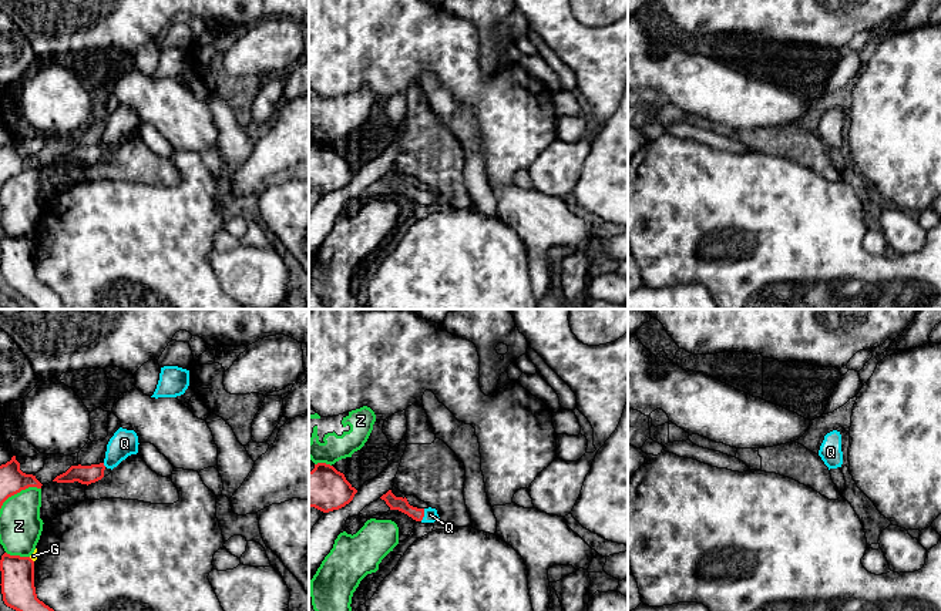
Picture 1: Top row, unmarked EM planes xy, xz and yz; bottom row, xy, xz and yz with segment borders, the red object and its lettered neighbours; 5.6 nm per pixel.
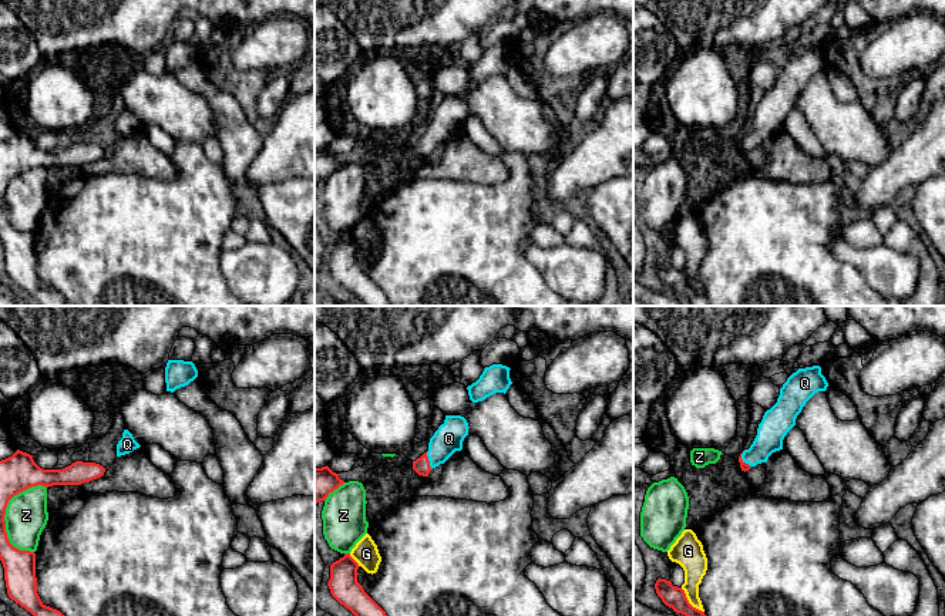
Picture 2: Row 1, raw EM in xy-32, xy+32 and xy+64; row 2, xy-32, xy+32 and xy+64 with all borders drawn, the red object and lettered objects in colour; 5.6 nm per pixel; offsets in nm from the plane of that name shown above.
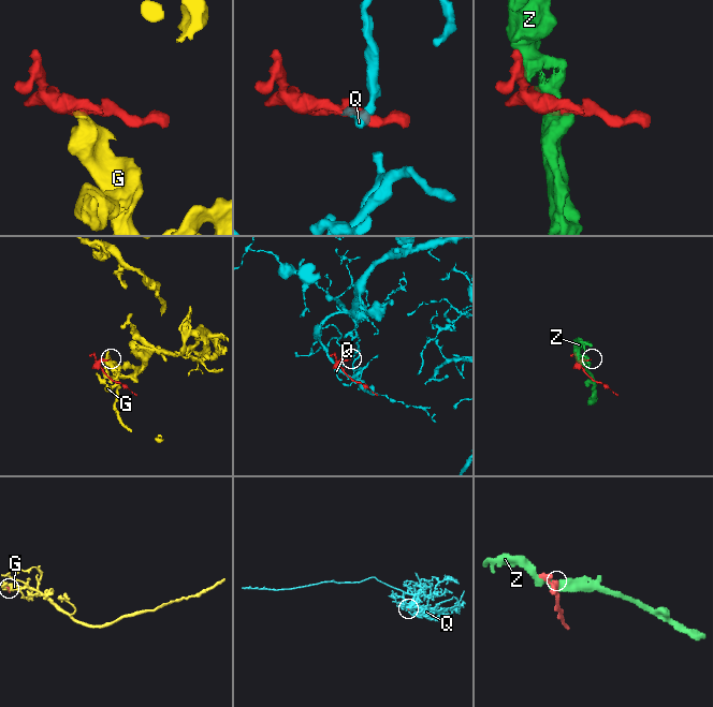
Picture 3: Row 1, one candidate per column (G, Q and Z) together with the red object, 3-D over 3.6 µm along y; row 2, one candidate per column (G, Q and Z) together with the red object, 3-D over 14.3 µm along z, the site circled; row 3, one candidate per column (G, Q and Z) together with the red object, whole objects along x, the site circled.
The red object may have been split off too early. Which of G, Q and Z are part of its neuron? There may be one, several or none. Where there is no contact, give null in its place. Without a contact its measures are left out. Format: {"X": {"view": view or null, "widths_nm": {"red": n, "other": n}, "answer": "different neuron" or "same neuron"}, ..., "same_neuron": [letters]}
{"G": {"view": "xy", "widths_nm": {"red": 190, "other": 40}, "answer": "different neuron"}, "Q": {"view": "xz", "widths_nm": {"red": 80, "other": 80}, "answer": "same neuron"}, "Z": {"view": "xy", "widths_nm": {"red": 150, "other": 240}, "answer": "different neuron"}, "same_neuron": ["Q"]}

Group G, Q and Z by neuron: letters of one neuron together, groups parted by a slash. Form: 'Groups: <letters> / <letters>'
Groups: G / Q / Z

